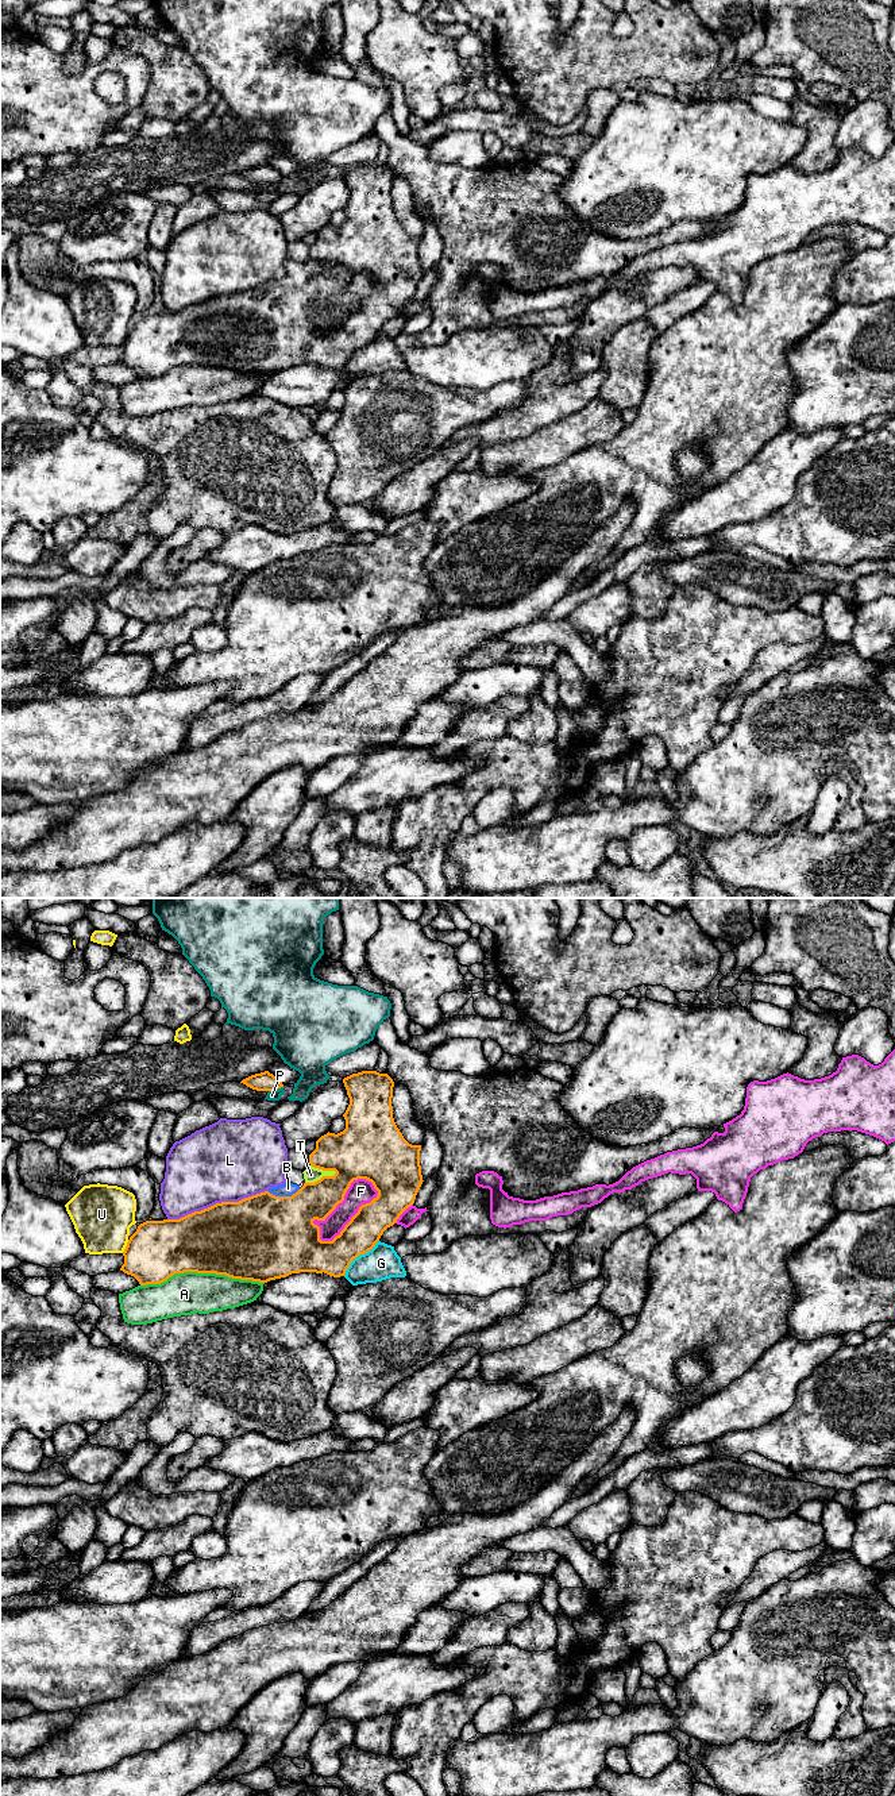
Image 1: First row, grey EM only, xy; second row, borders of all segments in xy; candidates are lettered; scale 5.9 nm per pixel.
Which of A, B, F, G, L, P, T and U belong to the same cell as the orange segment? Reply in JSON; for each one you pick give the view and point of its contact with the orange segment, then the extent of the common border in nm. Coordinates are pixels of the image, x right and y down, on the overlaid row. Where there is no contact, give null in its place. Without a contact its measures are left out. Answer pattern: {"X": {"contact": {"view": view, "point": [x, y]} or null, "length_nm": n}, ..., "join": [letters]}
{"join": []}

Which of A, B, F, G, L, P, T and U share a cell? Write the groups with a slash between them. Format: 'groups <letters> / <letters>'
groups A / B F T / G / L / P / U

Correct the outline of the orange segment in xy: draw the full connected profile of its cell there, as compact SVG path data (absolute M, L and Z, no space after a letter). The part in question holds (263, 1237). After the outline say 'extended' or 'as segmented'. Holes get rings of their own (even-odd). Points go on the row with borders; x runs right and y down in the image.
M362 1071L344 1078L343 1083L350 1098L343 1114L346 1129L321 1136L309 1155L312 1167L335 1171L333 1176L305 1182L292 1196L265 1191L239 1202L216 1203L180 1219L146 1221L130 1237L120 1271L134 1276L140 1286L161 1284L184 1272L216 1273L259 1283L300 1272L344 1276L352 1260L371 1250L383 1232L414 1203L424 1180L421 1145L409 1144L393 1118L393 1079L387 1074ZM358 1179L371 1182L378 1195L359 1207L339 1236L321 1241L320 1227L313 1221L325 1221Z | as segmented

